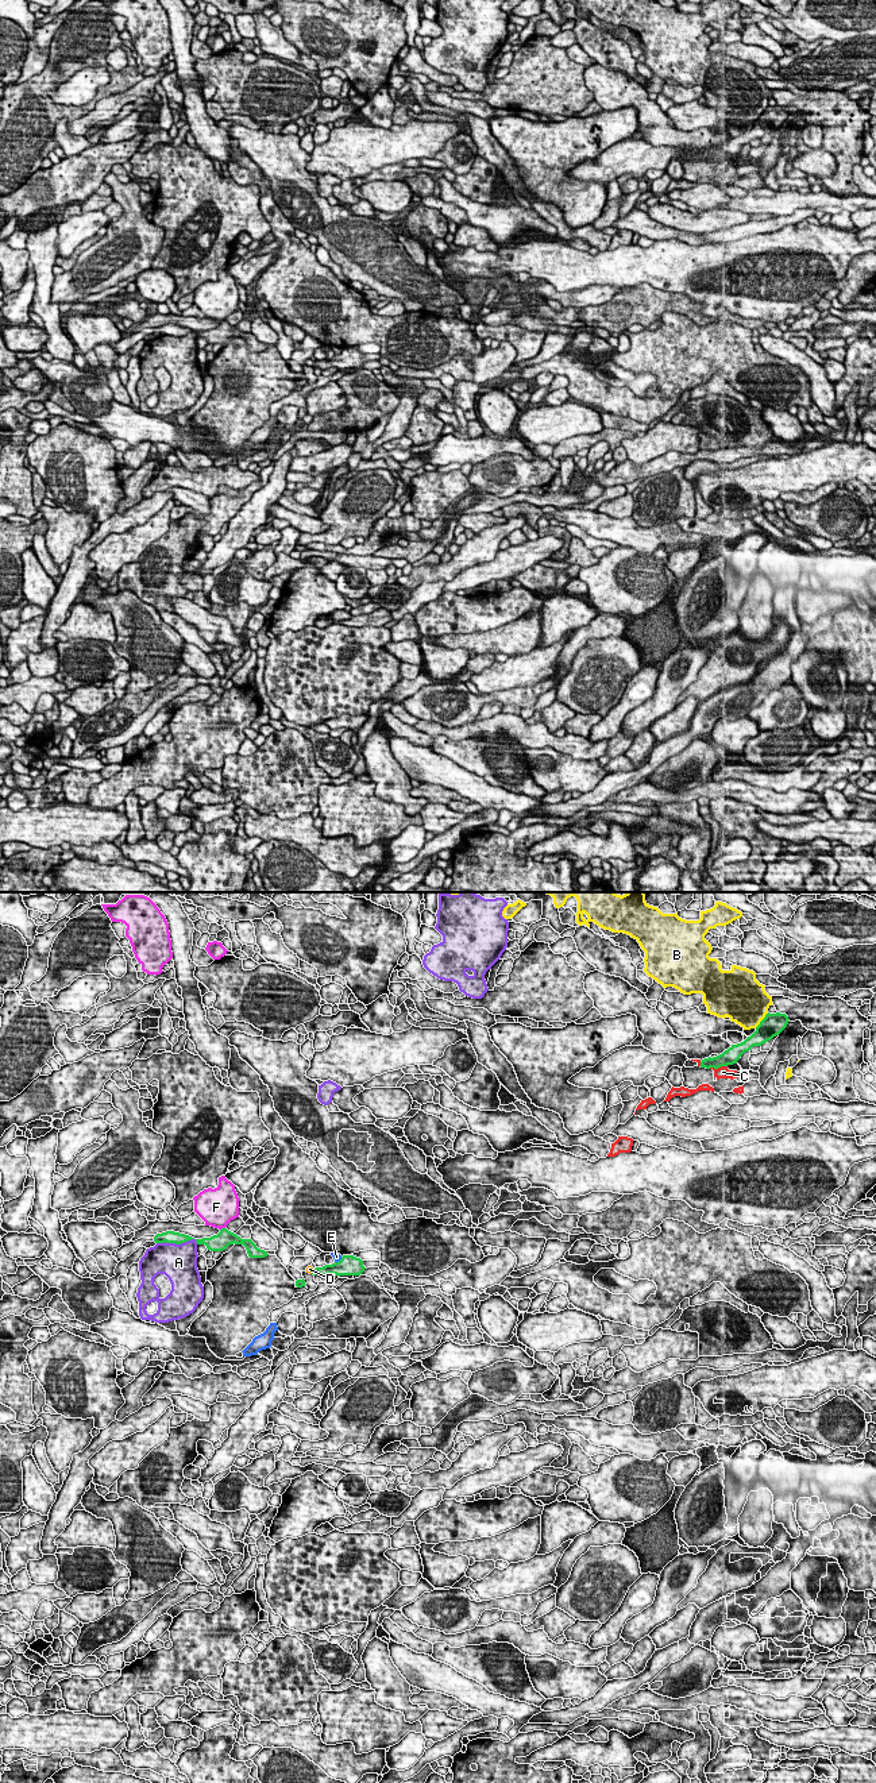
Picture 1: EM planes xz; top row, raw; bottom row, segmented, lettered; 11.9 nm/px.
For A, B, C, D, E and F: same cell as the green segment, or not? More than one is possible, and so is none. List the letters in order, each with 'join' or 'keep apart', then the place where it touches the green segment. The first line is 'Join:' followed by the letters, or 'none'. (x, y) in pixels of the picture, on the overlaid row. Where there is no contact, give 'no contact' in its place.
Join: none
A: keep apart; meets green in xz at (177, 1243)
B: keep apart; meets green in xz at (761, 1021)
C: keep apart; meets green in xz at (717, 1068)
D: keep apart; meets green in xz at (313, 1272)
E: keep apart; meets green in xz at (339, 1261)
F: keep apart; meets green in xz at (222, 1228)

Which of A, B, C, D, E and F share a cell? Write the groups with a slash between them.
A / B / C / D / E / F

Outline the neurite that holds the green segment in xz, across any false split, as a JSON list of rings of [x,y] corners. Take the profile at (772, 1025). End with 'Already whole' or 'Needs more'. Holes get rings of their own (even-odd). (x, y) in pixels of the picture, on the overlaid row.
[[[768,1012],[750,1037],[748,1037],[741,1043],[732,1045],[728,1050],[717,1057],[702,1060],[701,1068],[718,1069],[721,1066],[737,1064],[745,1051],[749,1051],[753,1046],[761,1046],[763,1043],[771,1041],[773,1037],[779,1035],[787,1027],[788,1022],[790,1020],[786,1014]]]. Already whole

